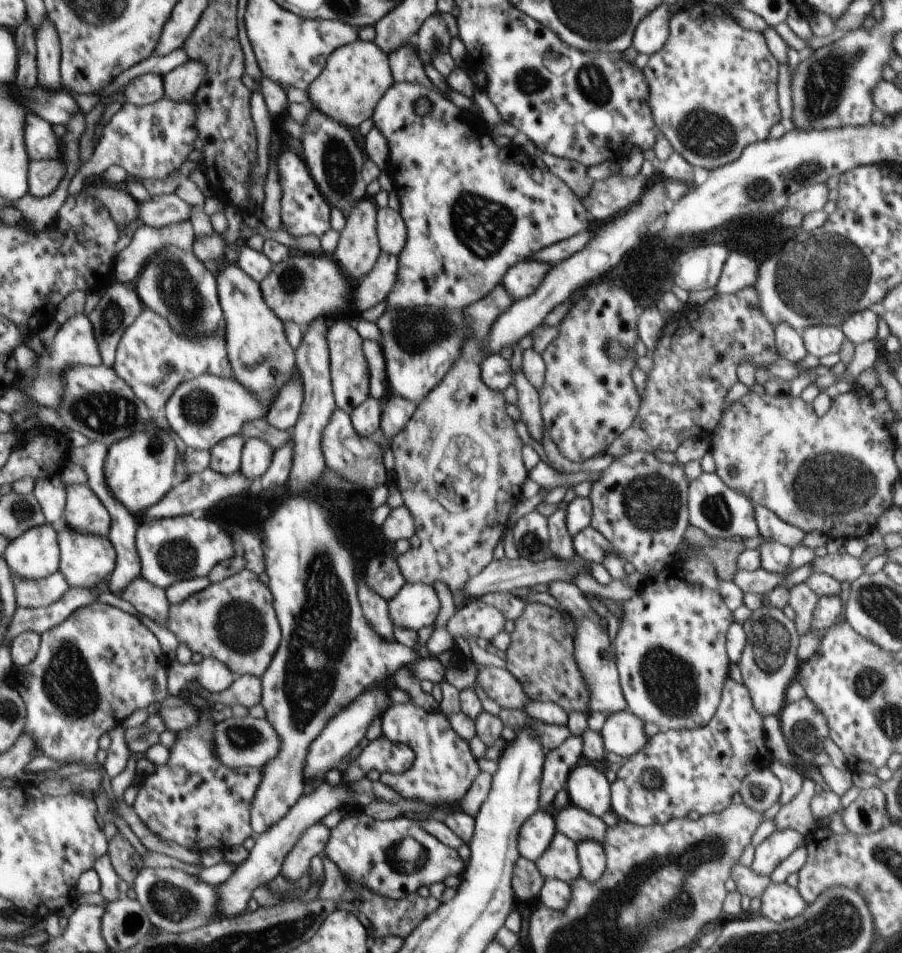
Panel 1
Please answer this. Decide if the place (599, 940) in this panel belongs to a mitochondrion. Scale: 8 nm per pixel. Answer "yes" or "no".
yes

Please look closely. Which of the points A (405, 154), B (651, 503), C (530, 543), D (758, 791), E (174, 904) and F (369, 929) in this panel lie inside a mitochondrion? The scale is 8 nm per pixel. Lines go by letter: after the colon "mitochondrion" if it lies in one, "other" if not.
A: other
B: mitochondrion
C: mitochondrion
D: mitochondrion
E: mitochondrion
F: other

